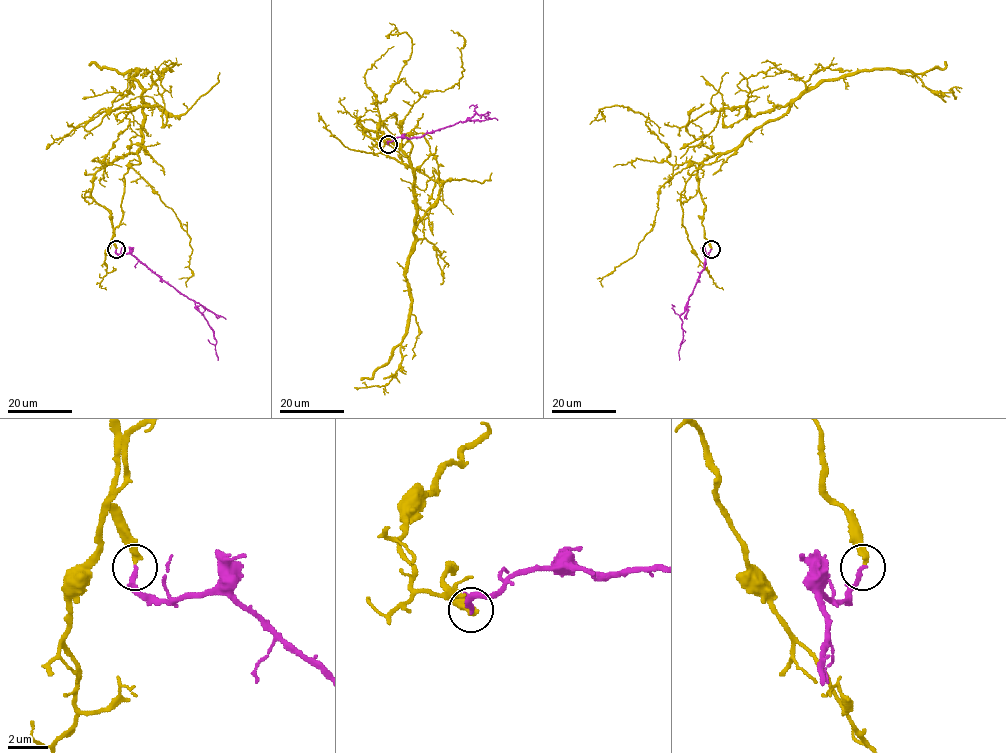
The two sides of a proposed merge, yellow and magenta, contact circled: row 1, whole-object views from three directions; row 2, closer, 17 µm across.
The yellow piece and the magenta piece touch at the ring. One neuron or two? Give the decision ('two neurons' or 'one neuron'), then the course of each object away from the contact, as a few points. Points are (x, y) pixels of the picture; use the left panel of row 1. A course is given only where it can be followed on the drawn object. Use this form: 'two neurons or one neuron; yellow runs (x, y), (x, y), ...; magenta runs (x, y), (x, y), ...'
one neuron; yellow runs (115, 249), (111, 216), (91, 196), (93, 177), (140, 148), (139, 70), (129, 72), (123, 95), (82, 98); magenta runs (115, 249), (120, 255), (131, 254), (194, 302), (214, 332), (218, 360)

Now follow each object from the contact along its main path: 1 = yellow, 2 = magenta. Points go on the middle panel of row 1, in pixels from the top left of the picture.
1: (387, 143), (363, 134), (388, 138), (413, 174), (411, 315), (395, 375), (385, 385), (354, 387)
2: (387, 143), (395, 138), (421, 137), (469, 119), (476, 113), (486, 116), (490, 112)

